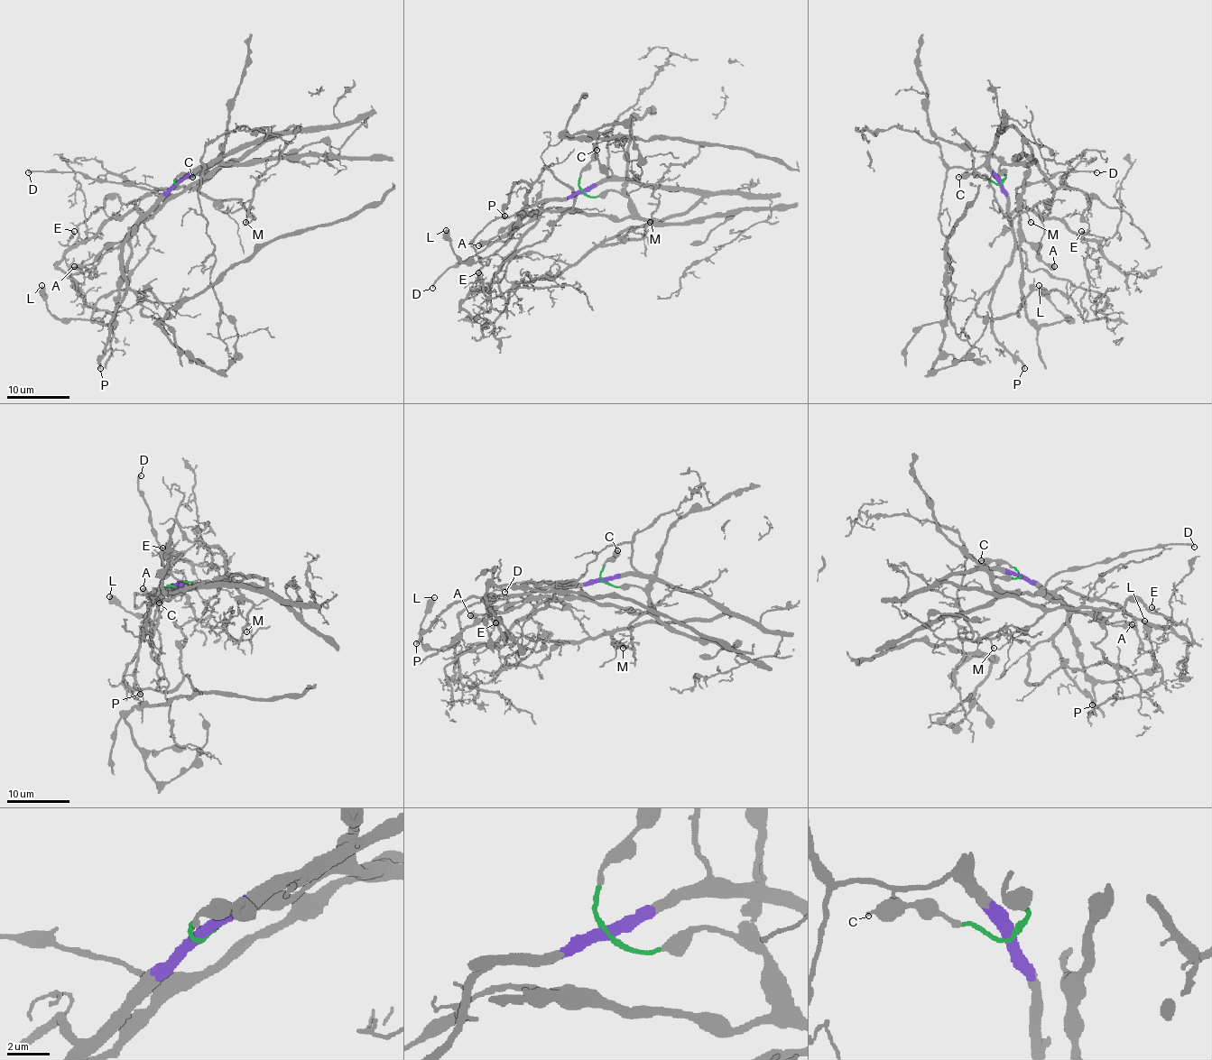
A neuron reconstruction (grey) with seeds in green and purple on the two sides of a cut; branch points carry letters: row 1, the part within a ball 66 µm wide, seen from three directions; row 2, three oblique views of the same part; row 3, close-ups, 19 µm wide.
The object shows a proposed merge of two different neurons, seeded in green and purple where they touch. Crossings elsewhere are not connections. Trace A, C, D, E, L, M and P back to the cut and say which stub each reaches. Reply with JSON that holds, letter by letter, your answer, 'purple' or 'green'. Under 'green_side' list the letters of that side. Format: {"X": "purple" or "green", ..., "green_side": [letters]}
{"A": "green", "C": "green", "D": "green", "E": "purple", "L": "green", "M": "purple", "P": "purple", "green_side": ["A", "C", "D", "L"]}

